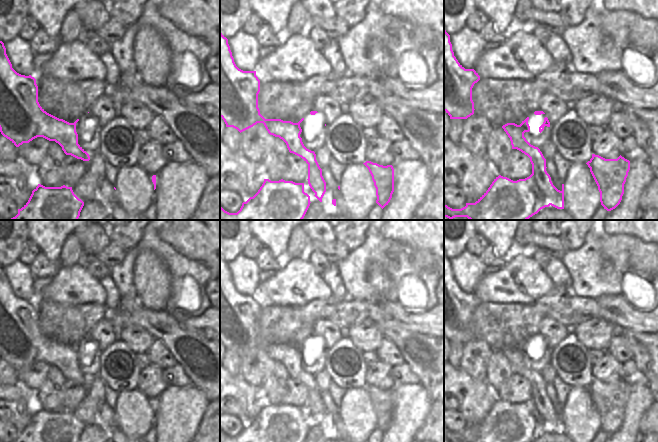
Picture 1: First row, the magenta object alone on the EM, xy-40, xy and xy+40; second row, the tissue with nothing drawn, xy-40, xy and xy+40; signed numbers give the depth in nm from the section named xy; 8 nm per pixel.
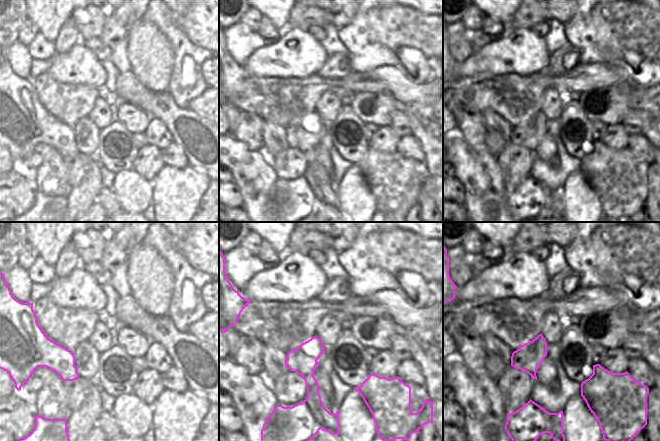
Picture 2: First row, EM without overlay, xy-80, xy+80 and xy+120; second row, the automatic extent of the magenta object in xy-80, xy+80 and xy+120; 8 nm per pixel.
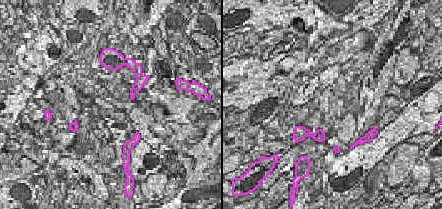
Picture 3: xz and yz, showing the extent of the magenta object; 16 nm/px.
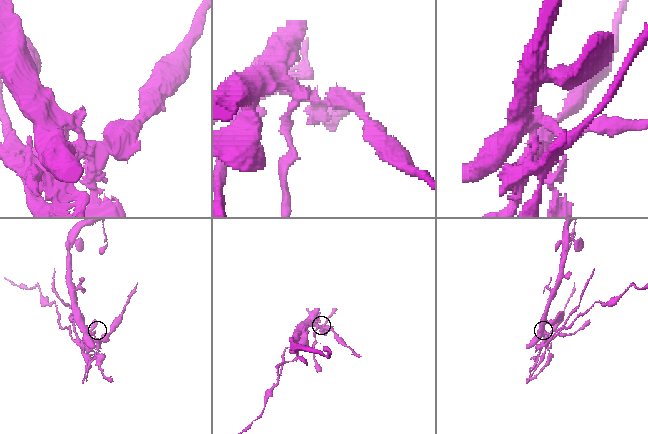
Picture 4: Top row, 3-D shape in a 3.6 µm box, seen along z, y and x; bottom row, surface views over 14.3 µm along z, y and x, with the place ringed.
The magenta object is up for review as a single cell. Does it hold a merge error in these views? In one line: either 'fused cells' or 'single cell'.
fused cells

